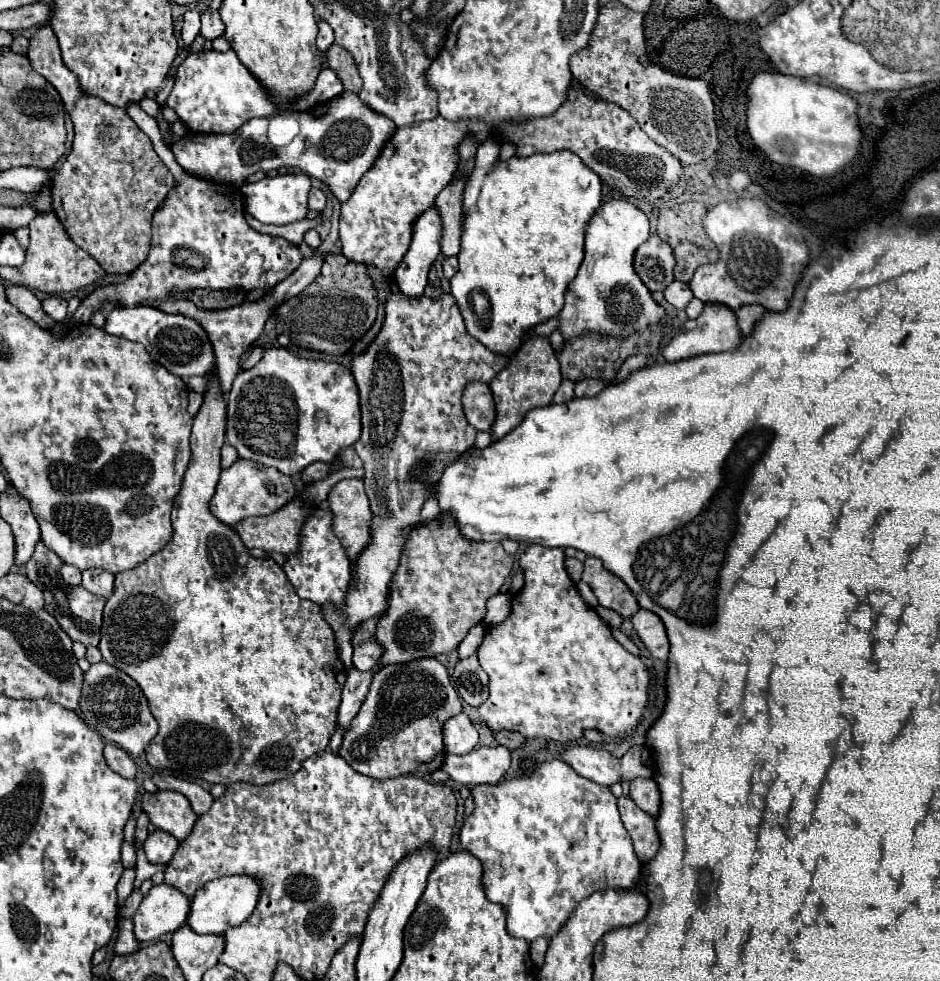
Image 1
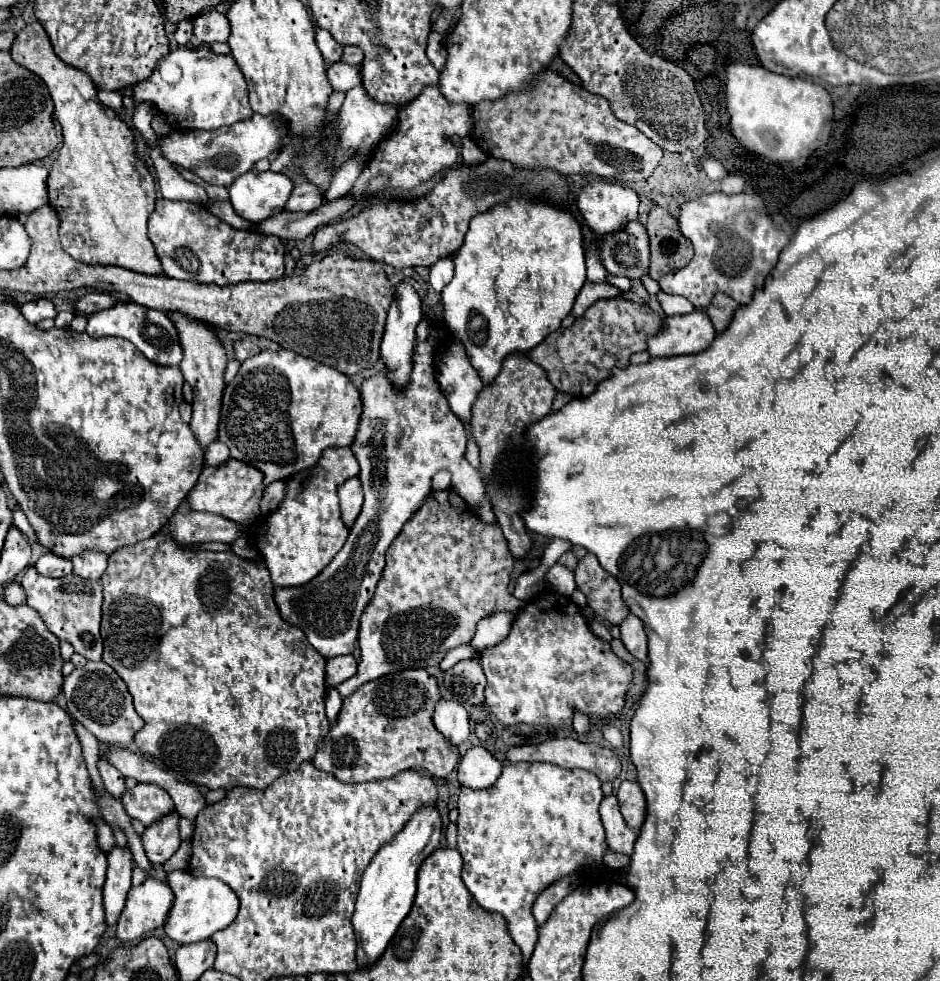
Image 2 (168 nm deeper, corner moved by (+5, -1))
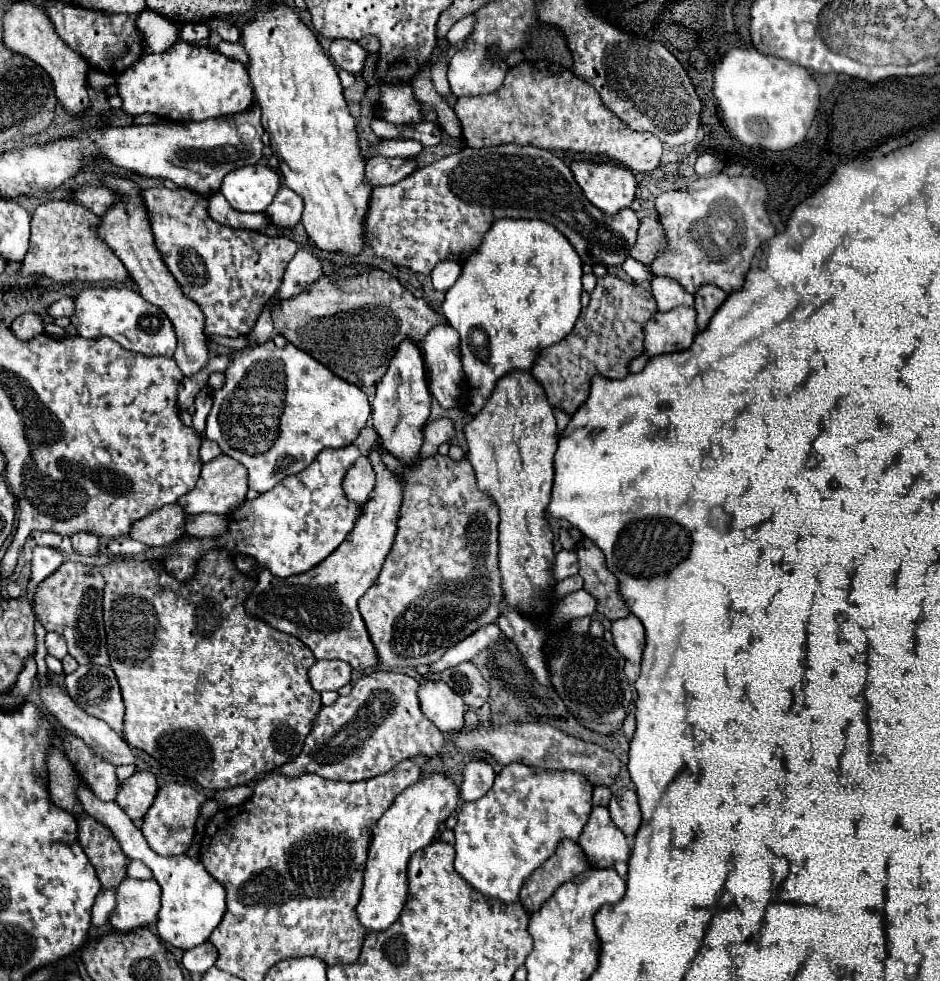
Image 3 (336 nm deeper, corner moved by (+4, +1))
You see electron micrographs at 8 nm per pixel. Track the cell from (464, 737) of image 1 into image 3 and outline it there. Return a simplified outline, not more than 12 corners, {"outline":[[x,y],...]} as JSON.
{"outline":[[443,681],[419,687],[423,713],[443,733],[465,727],[463,699]]}

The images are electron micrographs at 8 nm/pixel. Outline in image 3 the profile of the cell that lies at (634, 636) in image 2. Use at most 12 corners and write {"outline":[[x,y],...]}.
{"outline":[[635,615],[615,621],[611,633],[625,659],[639,663],[643,623]]}

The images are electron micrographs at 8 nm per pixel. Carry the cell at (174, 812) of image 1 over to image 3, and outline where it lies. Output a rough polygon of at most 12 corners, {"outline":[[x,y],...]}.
{"outline":[[135,771],[115,801],[131,819],[141,819],[159,787],[153,773]]}

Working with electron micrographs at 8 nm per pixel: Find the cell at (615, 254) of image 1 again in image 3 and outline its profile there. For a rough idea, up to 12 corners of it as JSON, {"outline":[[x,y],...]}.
{"outline":[[593,163],[571,171],[589,203],[605,215],[631,207],[631,171]]}

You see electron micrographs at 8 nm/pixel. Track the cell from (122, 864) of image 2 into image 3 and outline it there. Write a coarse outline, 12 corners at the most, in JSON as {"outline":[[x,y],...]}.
{"outline":[[103,889],[93,905],[93,927],[109,923],[117,889]]}

